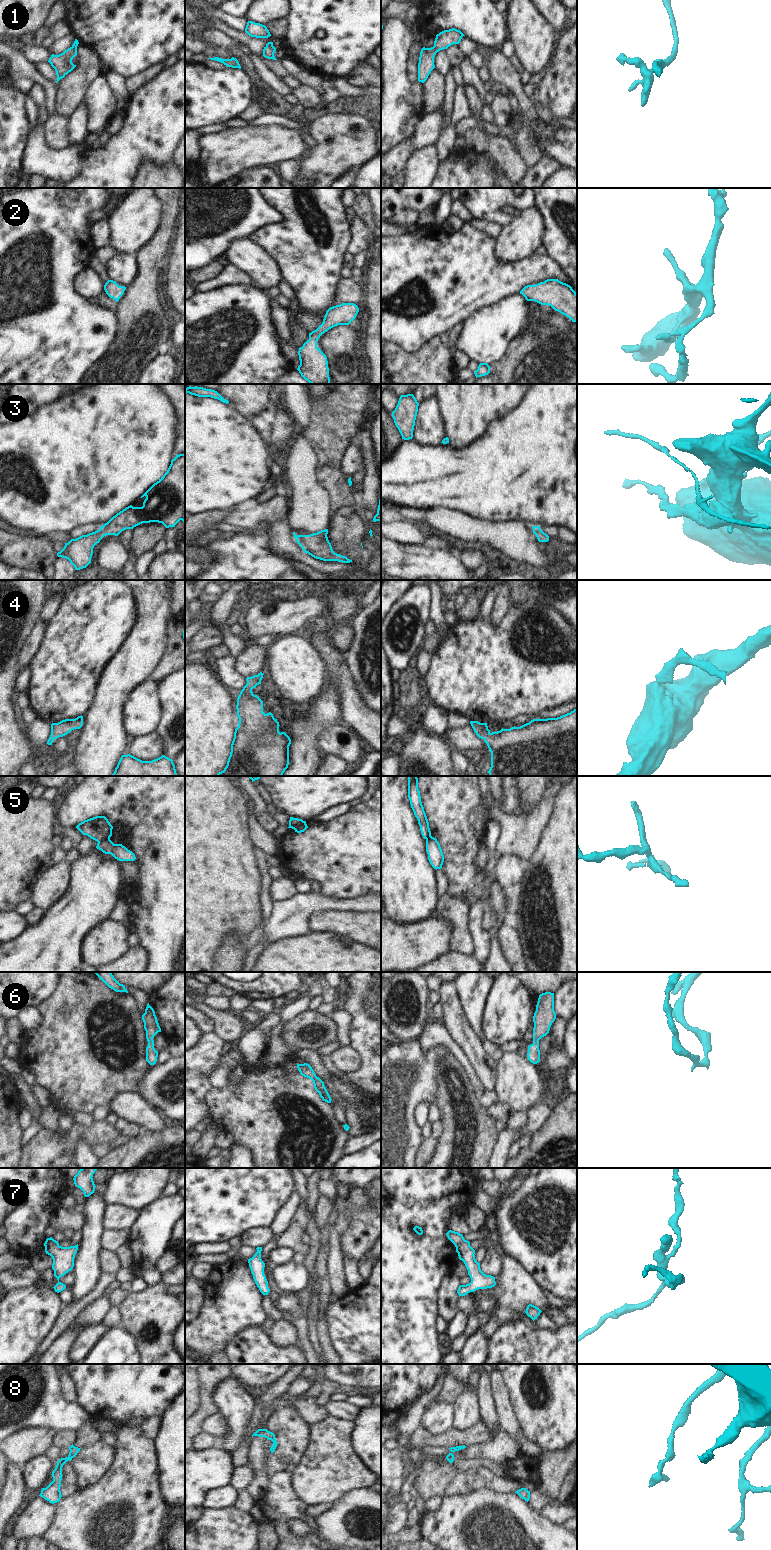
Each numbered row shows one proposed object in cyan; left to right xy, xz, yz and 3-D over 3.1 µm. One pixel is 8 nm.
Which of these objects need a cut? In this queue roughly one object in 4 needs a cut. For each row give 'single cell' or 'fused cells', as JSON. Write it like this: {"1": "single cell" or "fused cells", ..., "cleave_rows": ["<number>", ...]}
{"1": "single cell", "2": "single cell", "3": "single cell", "4": "single cell", "5": "fused cells", "6": "single cell", "7": "single cell", "8": "single cell", "cleave_rows": ["5"]}

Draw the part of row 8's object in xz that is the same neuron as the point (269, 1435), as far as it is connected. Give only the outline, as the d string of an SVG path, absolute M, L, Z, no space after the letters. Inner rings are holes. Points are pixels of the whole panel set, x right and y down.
M258 1429L253 1435L253 1436L259 1436L259 1437L265 1437L268 1440L271 1440L273 1442L273 1445L270 1448L271 1453L273 1453L277 1447L277 1441L275 1438L275 1434L268 1431L267 1429Z

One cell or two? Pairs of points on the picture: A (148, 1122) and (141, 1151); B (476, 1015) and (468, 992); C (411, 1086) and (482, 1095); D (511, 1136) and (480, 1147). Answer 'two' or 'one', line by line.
A: two
B: one
C: two
D: two

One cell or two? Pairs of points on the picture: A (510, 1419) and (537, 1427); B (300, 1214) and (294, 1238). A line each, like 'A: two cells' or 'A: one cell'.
A: two cells
B: one cell

